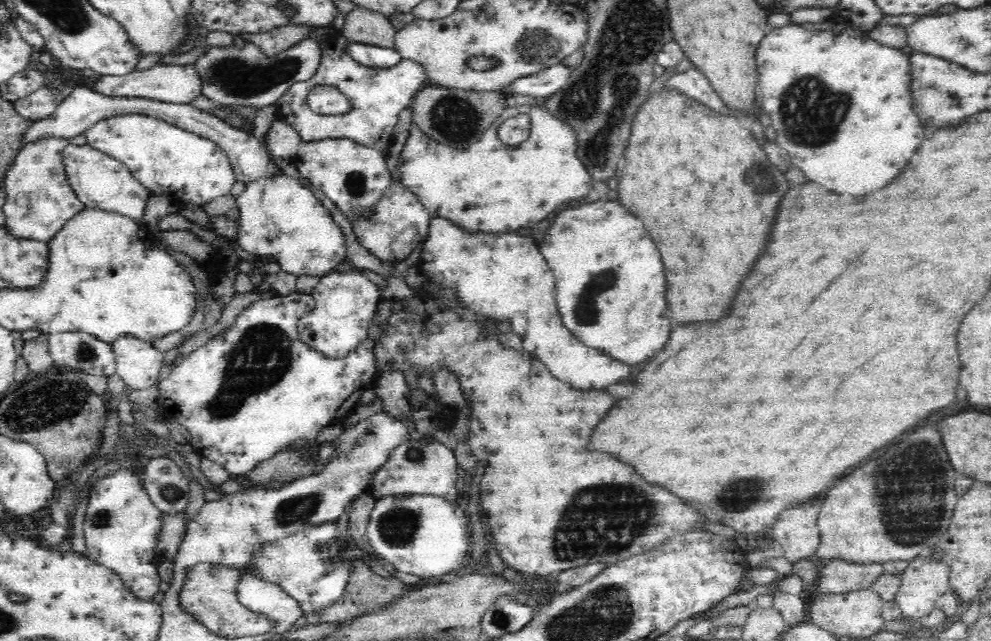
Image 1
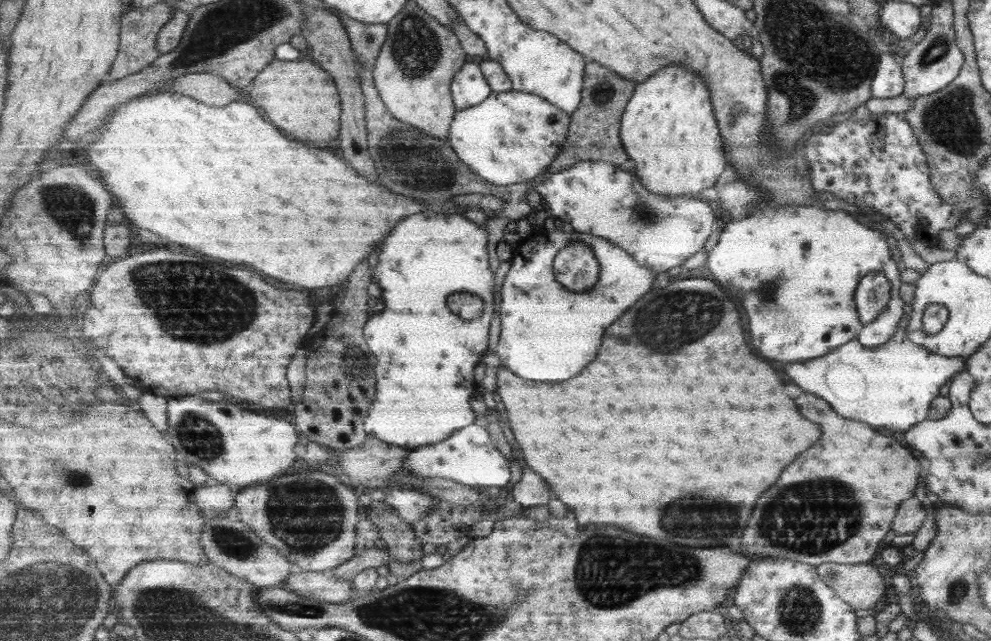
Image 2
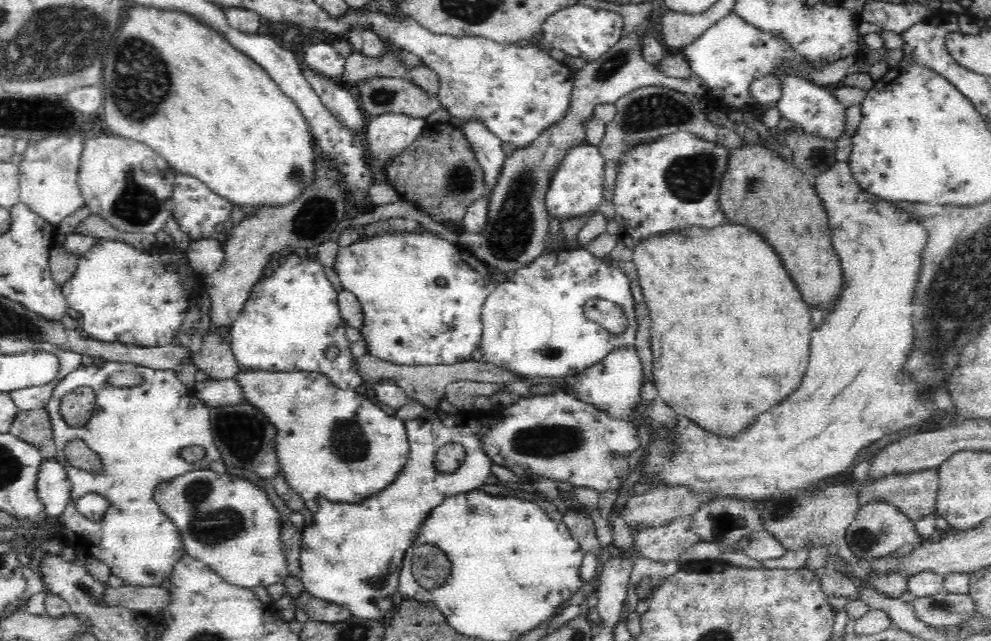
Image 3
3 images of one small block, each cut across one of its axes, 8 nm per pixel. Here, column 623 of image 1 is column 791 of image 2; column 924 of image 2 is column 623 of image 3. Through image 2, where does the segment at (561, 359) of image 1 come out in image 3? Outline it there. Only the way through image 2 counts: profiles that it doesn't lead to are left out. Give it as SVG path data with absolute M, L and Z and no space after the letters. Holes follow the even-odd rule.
M622 347L606 355L598 364L586 369L580 375L569 376L565 380L569 388L576 391L576 397L584 402L595 404L600 410L622 420L628 420L636 402L640 399L643 368L636 347Z

